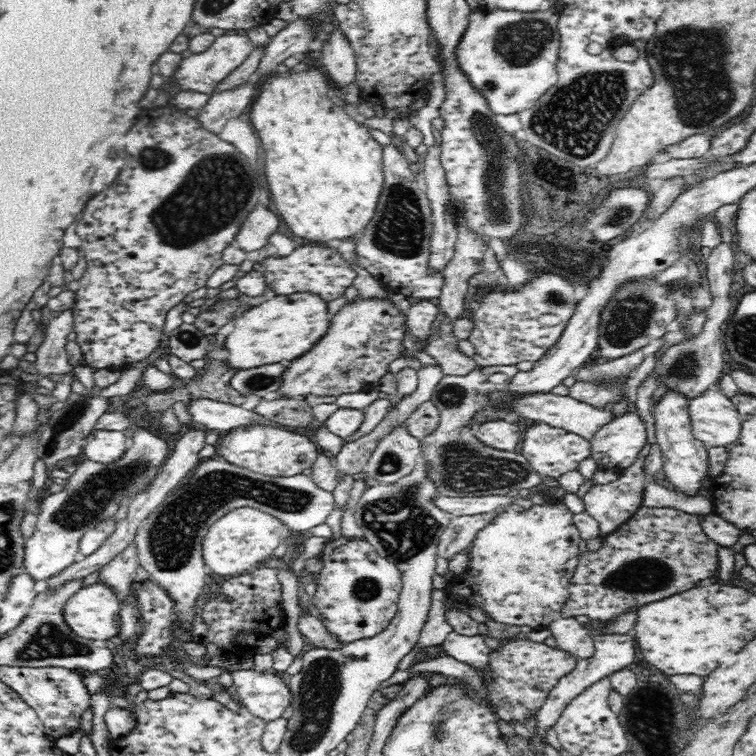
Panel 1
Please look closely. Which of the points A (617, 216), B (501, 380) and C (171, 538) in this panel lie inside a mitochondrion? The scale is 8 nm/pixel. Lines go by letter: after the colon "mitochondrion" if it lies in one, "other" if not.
A: mitochondrion
B: other
C: mitochondrion

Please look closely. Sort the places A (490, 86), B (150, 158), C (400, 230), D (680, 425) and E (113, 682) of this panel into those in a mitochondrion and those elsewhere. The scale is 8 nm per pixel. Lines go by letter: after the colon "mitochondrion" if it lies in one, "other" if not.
A: mitochondrion
B: mitochondrion
C: mitochondrion
D: other
E: other

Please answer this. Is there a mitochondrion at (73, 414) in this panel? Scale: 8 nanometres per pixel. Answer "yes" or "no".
yes

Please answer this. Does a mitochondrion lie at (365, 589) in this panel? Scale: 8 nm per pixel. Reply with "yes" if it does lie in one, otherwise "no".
yes

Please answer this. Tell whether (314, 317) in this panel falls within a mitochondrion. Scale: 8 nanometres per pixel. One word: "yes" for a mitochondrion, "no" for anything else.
no

